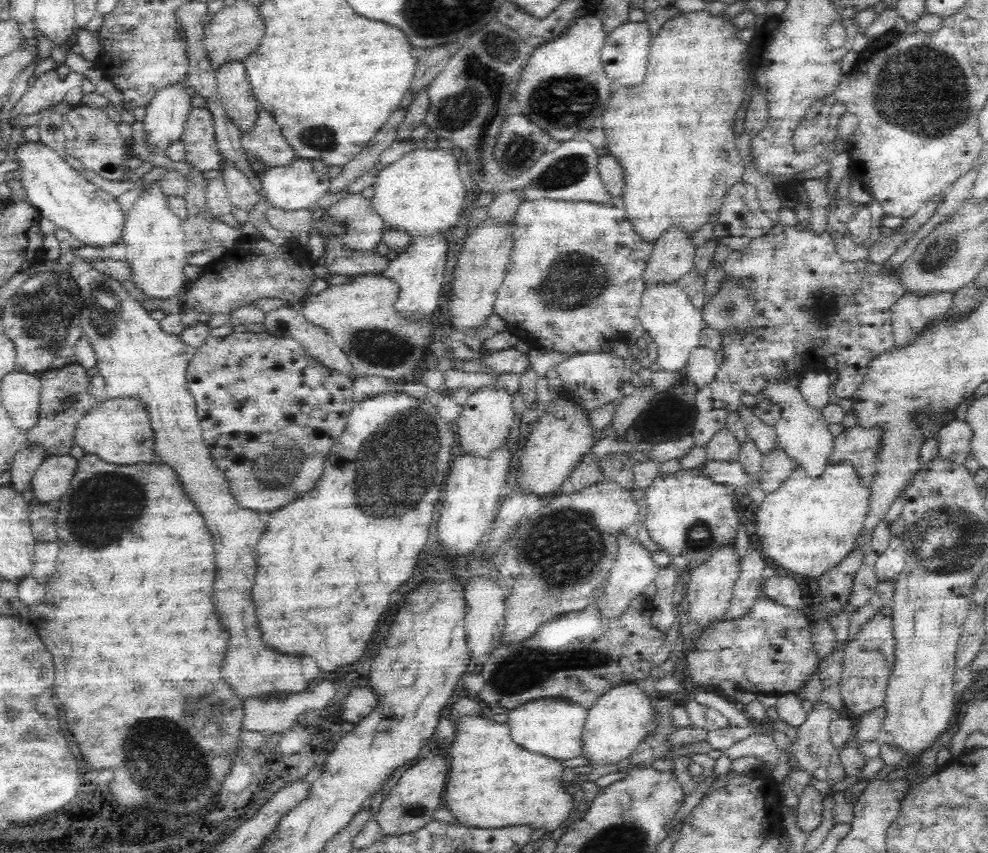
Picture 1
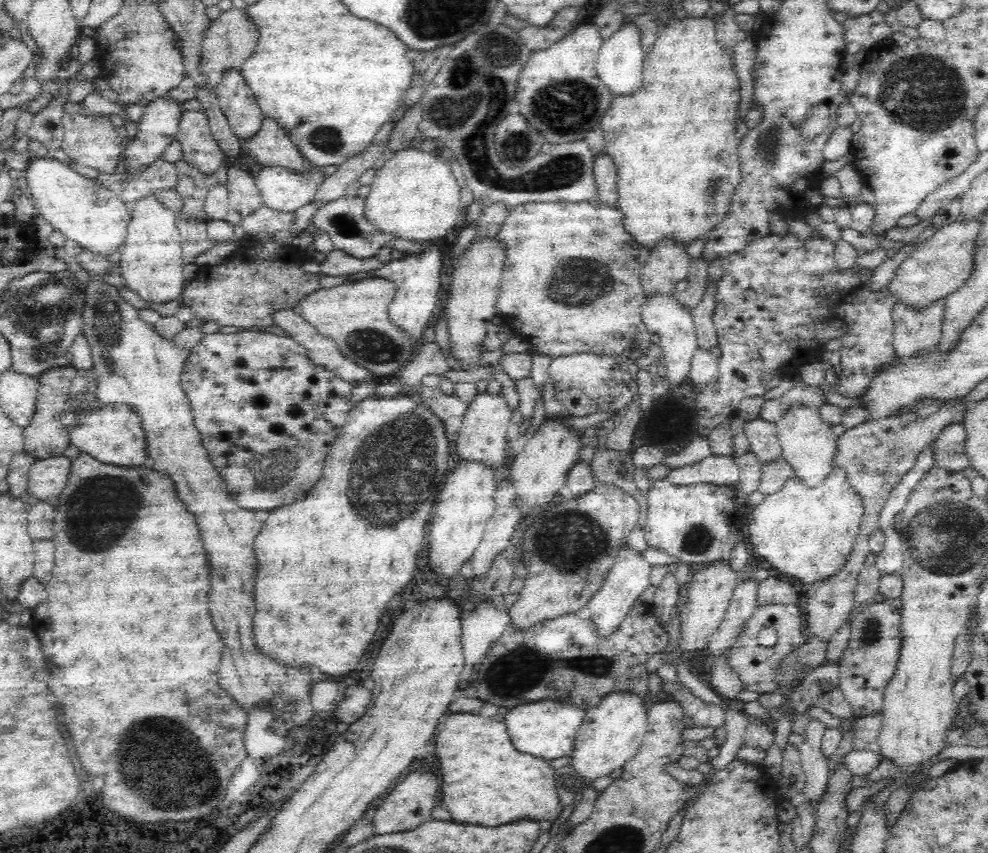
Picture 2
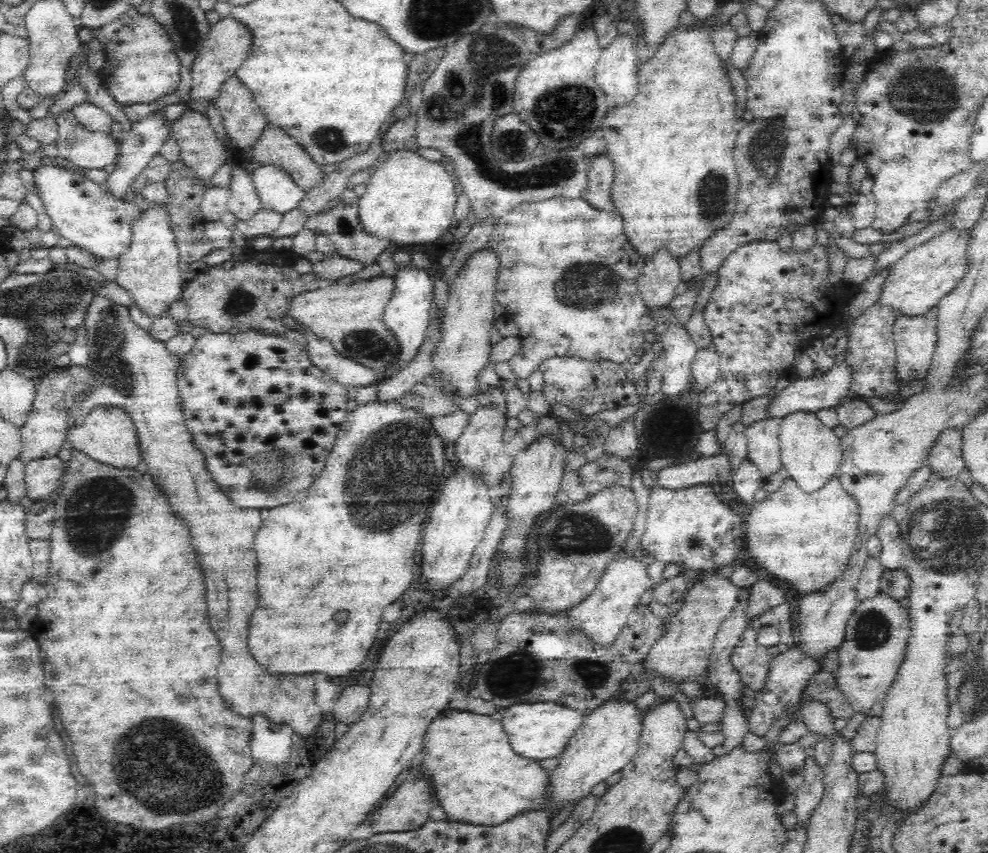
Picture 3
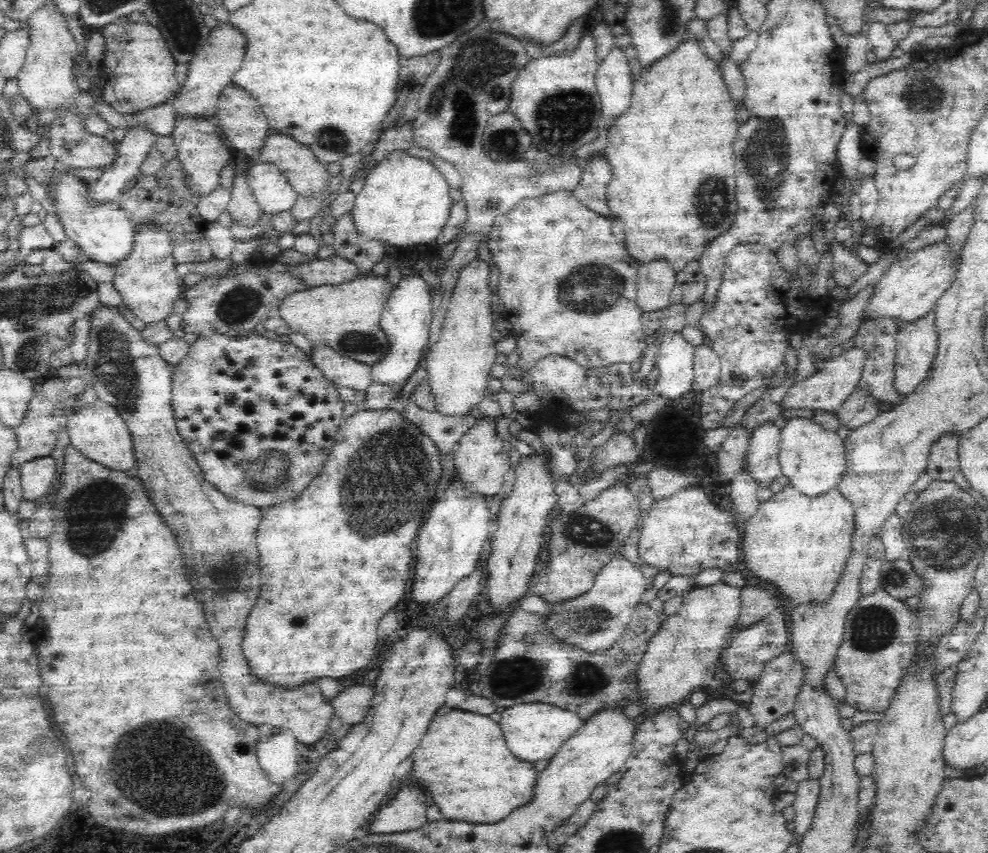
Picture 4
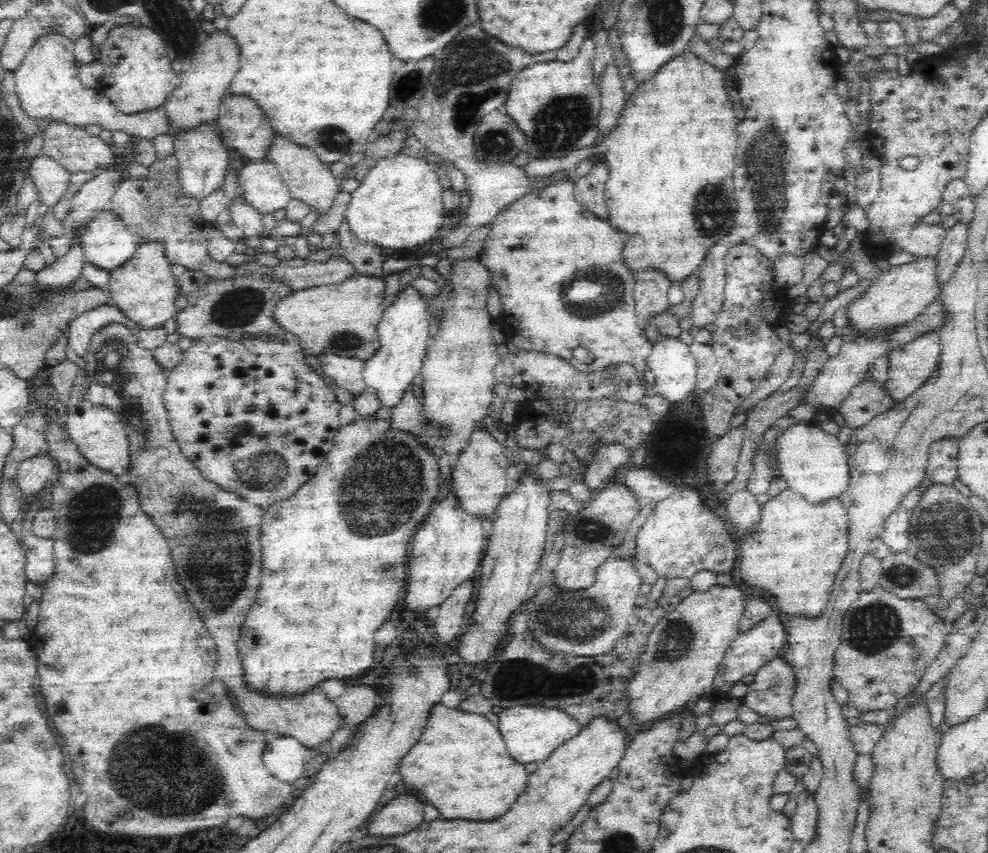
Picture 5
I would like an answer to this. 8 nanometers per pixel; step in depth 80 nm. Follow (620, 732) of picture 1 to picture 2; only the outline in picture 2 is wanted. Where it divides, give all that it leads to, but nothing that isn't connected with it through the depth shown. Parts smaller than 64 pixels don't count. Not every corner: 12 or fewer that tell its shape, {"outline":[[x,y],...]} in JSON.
{"outline":[[612,692],[574,737],[564,787],[622,768],[648,730],[644,698]]}

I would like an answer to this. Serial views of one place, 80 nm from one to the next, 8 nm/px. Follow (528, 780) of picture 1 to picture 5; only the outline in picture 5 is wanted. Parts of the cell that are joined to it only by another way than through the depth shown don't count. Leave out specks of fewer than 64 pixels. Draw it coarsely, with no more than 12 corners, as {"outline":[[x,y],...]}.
{"outline":[[430,708],[402,786],[489,821],[529,773],[484,715]]}

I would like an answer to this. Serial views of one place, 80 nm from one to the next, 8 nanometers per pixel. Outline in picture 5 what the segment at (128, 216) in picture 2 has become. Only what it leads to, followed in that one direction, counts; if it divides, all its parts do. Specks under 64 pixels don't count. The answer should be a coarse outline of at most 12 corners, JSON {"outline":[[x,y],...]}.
{"outline":[[106,209],[80,233],[85,261],[126,264],[136,237]]}

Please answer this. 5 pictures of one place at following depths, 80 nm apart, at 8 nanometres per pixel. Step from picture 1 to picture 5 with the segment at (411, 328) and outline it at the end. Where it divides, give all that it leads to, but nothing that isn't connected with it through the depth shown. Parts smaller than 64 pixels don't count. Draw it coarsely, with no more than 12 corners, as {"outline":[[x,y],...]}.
{"outline":[[355,272],[293,291],[273,319],[305,356],[380,346],[385,283]]}

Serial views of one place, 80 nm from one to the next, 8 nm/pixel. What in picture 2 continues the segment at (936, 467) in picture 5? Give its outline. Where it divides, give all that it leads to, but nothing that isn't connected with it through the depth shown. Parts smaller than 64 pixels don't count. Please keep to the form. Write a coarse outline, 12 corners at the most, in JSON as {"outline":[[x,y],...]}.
{"outline":[[962,423],[944,428],[932,445],[934,465],[950,474],[968,466]]}

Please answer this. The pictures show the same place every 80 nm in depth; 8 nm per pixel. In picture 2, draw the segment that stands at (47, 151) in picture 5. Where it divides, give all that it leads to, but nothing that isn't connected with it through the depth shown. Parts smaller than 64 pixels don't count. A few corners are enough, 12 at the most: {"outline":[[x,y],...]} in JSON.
{"outline":[[64,112],[61,147],[114,174],[123,140],[108,117]]}

